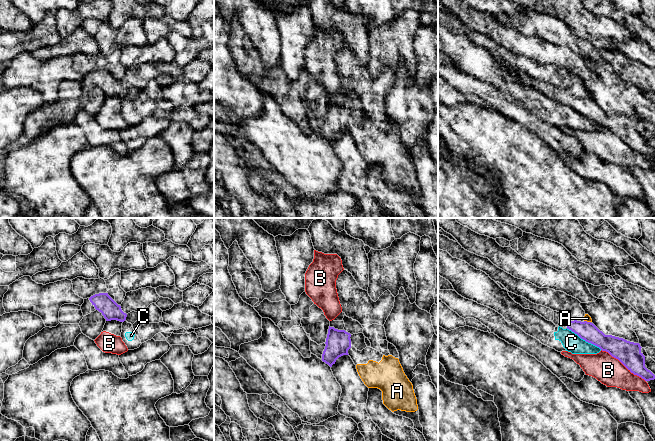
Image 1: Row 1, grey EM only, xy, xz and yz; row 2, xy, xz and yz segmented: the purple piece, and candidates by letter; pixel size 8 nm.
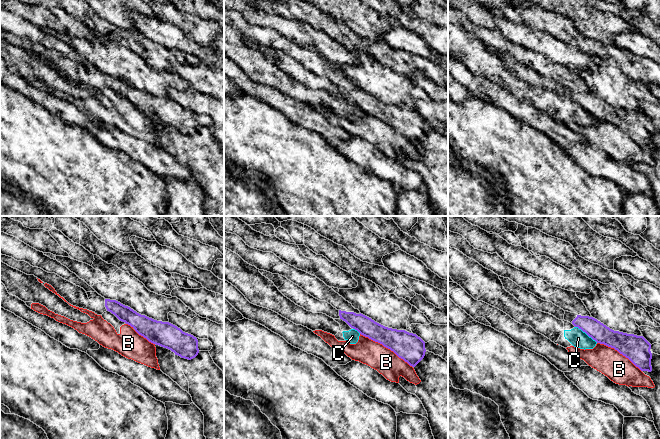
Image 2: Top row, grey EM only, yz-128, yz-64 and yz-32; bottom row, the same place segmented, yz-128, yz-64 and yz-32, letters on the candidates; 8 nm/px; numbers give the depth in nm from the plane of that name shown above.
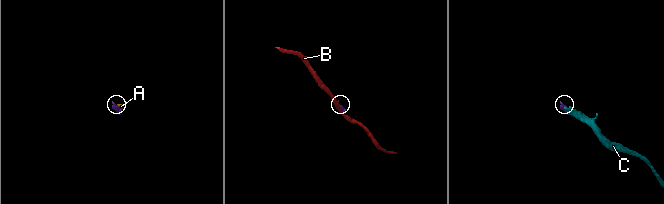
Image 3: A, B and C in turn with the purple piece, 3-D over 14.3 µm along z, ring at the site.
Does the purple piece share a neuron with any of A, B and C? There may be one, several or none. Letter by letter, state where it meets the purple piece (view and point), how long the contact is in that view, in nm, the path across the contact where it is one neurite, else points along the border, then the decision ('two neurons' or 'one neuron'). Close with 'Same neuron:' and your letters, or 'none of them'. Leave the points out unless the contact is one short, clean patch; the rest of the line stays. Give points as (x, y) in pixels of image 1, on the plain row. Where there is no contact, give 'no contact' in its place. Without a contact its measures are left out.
A: yz (586, 97) | 60 nm | two neurons
B: yz (623, 140) | 440 nm | two neurons
C: yz (584, 115) | 340 nm | two neurons
Same neuron: none of them

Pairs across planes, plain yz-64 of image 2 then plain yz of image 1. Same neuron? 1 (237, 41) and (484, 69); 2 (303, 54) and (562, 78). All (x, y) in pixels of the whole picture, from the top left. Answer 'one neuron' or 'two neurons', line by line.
1: one neuron
2: one neuron

